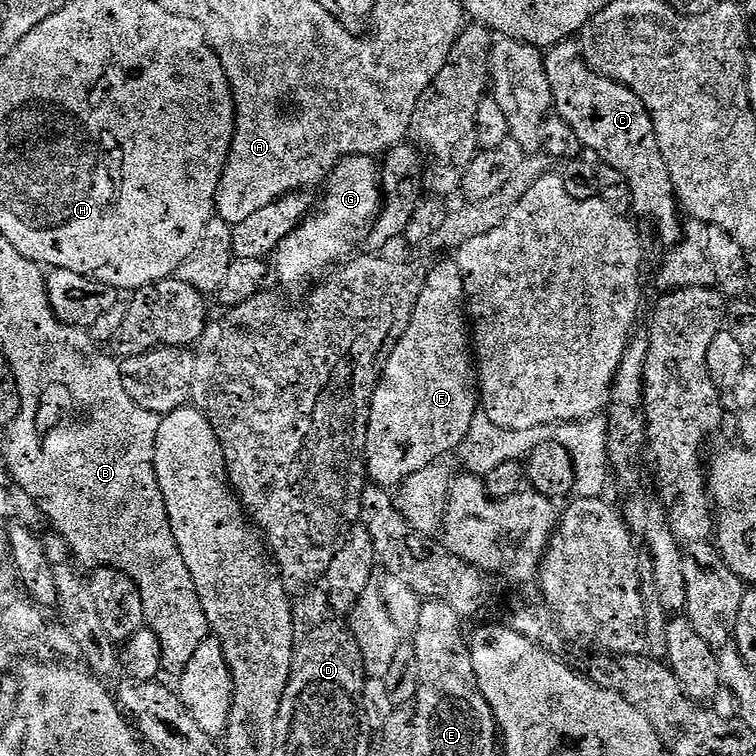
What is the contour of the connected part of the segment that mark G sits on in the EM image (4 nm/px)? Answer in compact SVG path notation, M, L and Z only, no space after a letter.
M370 156L342 158L328 173L323 188L320 205L317 208L315 205L275 250L274 276L276 272L277 278L288 288L306 283L319 268L335 265L347 250L352 231L362 227L367 220L368 223L373 221L382 202L382 176L377 161Z

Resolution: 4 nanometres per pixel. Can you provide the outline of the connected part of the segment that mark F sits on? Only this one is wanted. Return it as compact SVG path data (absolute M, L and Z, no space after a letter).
M444 258L441 264L433 266L424 276L422 294L418 294L418 302L414 306L414 314L410 318L410 326L406 334L394 346L394 350L386 357L380 374L380 383L376 385L376 393L370 406L370 422L368 423L368 433L366 434L366 446L362 453L363 459L368 459L368 476L373 485L385 490L395 489L404 480L410 478L415 471L422 470L428 463L447 457L447 452L455 453L460 444L470 434L471 424L474 422L475 414L478 411L478 373L474 367L474 345L469 339L470 321L466 315L466 305L464 303L464 283L462 282L462 270L458 270L455 259Z

